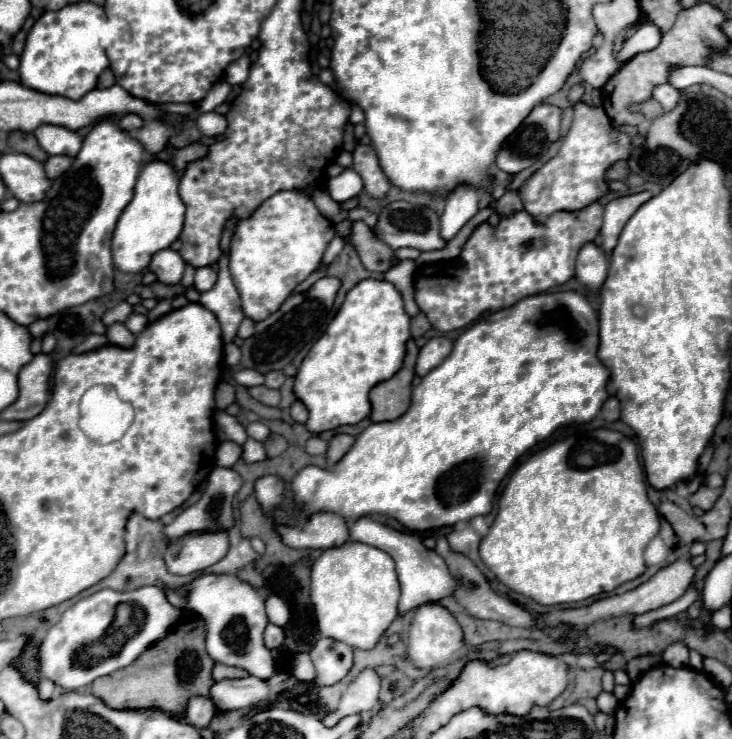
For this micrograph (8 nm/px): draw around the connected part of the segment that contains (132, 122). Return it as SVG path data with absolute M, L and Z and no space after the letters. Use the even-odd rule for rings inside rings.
M126 114L126 116L122 116L122 120L118 122L118 126L120 126L122 130L126 130L126 132L134 132L134 130L138 130L142 124L144 124L144 120L142 120L142 118L136 118L136 114Z

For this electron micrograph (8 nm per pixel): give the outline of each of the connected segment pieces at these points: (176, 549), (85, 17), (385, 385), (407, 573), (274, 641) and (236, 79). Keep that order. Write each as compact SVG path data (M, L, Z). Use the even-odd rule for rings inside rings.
M200 534L200 538L184 538L184 542L172 542L164 552L164 562L170 574L188 576L204 572L220 562L228 552L228 534Z
M92 2L64 6L58 12L44 12L28 34L24 54L20 56L20 82L44 94L60 94L80 100L88 90L96 88L98 76L108 68L106 46L110 44L110 28L106 14Z
M410 340L404 366L390 380L378 382L370 390L370 404L372 404L370 420L372 422L396 420L398 416L402 416L408 410L412 380L414 380L416 354L418 354L418 346Z
M368 516L360 518L356 522L348 522L348 530L352 534L352 540L370 544L374 548L380 548L380 550L388 552L394 558L398 580L400 580L400 588L402 588L400 602L398 602L398 616L408 614L418 604L432 602L432 600L442 600L442 598L452 594L452 586L456 586L456 582L452 582L452 576L448 574L448 566L444 566L444 560L434 550L428 550L422 544L422 538L418 534L398 532L398 530L394 530L390 526L374 522Z
M268 624L266 632L264 632L264 642L266 642L266 646L268 646L270 650L274 650L274 648L282 646L284 640L286 640L284 628L282 628L282 626L276 626L276 624Z
M242 56L236 62L232 62L232 66L228 66L226 70L226 82L230 84L242 84L248 78L248 70L250 70L250 58Z

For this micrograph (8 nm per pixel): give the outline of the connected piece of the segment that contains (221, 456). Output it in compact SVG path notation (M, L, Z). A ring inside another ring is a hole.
M222 442L216 452L216 464L218 466L234 466L240 456L240 446L234 442Z

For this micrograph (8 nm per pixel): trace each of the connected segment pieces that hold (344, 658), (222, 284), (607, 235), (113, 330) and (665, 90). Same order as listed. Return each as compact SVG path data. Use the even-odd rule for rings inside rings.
M320 638L320 646L316 644L310 654L316 668L312 686L332 686L340 682L354 666L354 650L332 638Z
M228 222L226 232L222 236L224 254L218 260L218 282L212 290L200 294L200 304L216 314L216 318L222 326L222 338L226 344L232 342L232 338L236 336L238 326L244 318L244 312L240 308L238 290L236 290L236 286L230 278L230 272L228 272L228 244L230 244L232 230L234 230L234 222Z
M640 192L640 194L630 194L624 198L616 198L612 202L608 202L608 206L604 208L604 224L602 224L602 250L606 256L612 254L618 236L622 232L622 228L626 226L626 222L632 218L632 214L652 198L652 192Z
M116 322L112 326L106 328L106 338L110 344L116 344L116 346L132 346L134 344L134 334L122 324L122 322Z
M664 84L664 86L656 86L654 90L654 98L662 104L664 112L670 112L676 108L678 100L680 100L680 90L676 90L674 86L670 84Z

